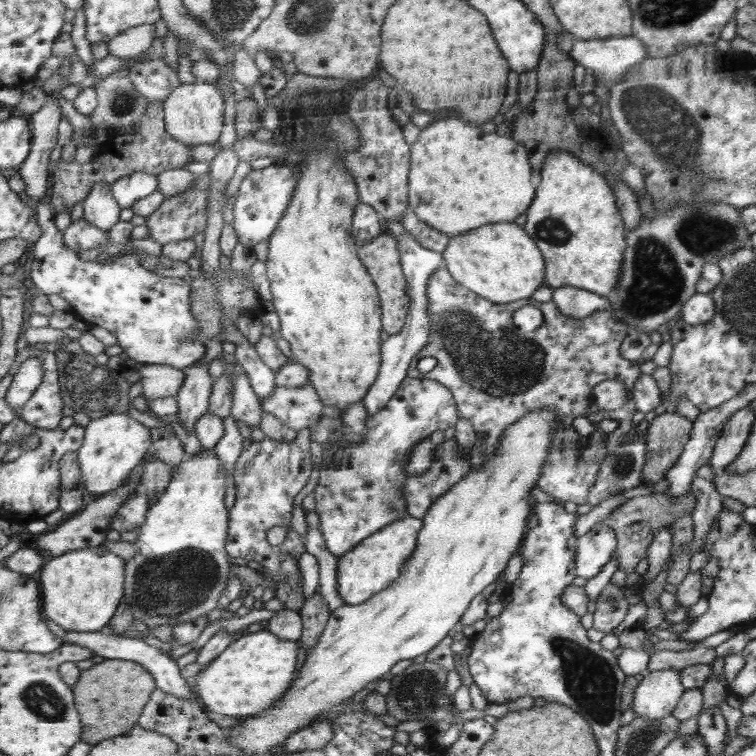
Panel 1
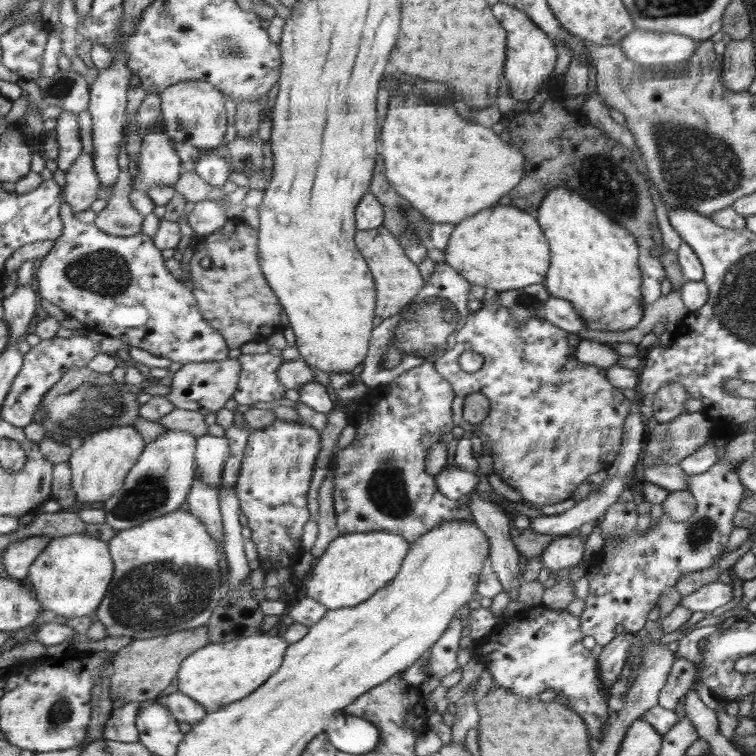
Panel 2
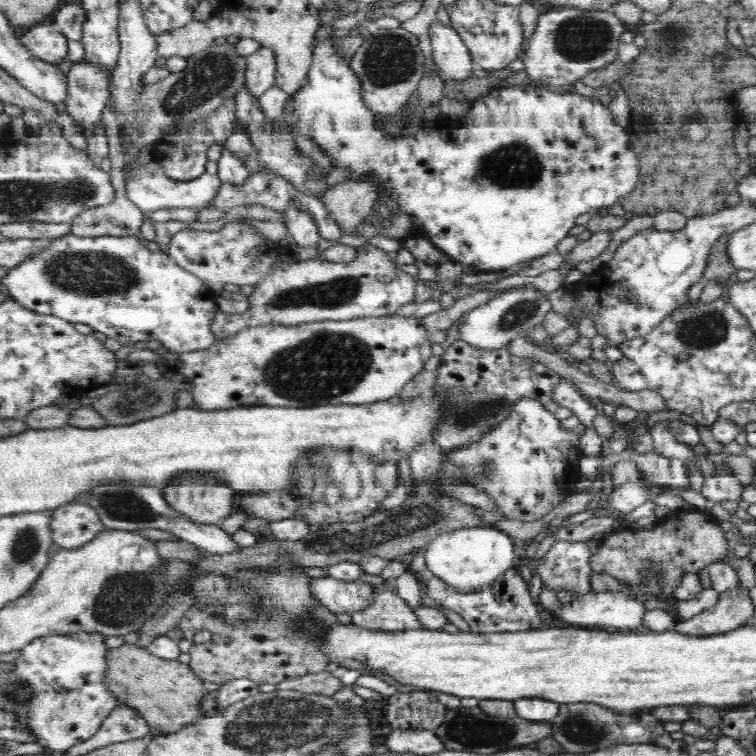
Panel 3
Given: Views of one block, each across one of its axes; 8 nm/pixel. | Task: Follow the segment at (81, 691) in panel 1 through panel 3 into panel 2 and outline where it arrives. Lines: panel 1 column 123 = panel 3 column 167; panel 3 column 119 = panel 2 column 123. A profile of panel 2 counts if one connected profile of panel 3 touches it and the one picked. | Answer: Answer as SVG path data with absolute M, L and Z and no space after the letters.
M202 625L197 629L185 630L174 634L157 636L146 640L133 641L117 652L111 678L111 693L114 700L128 703L154 701L170 688L179 677L183 662L198 650L213 642L211 628Z

